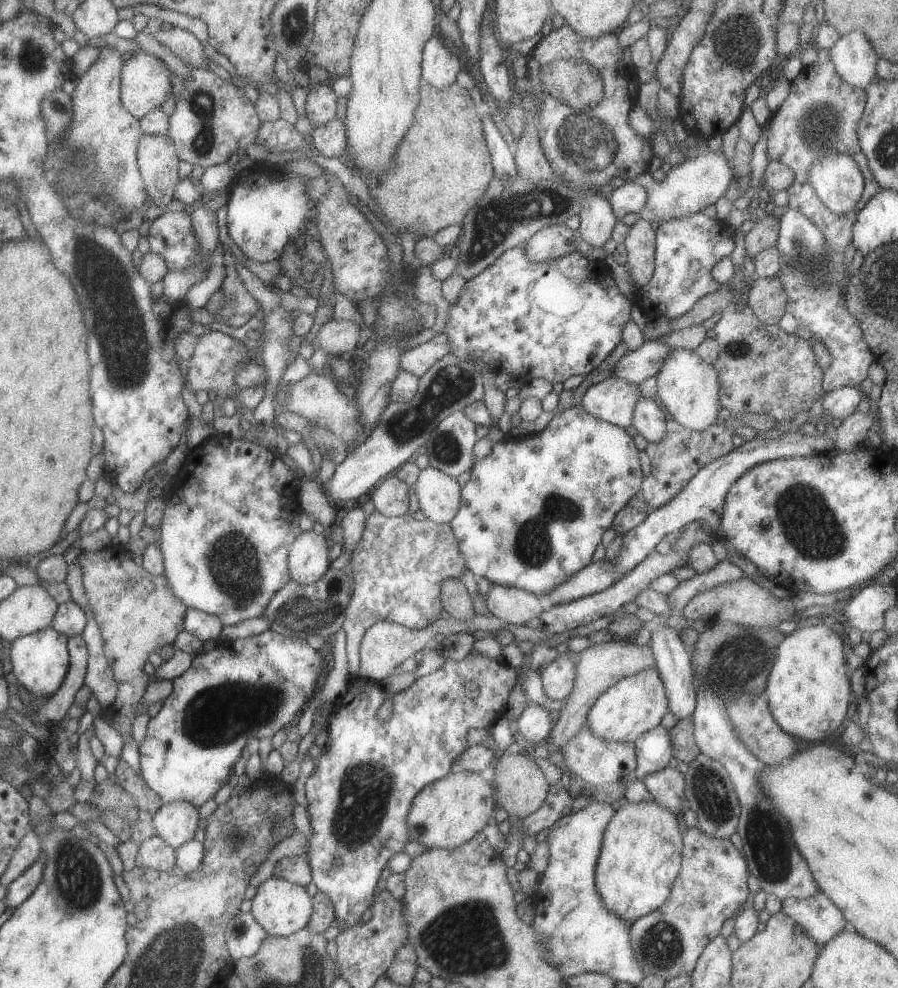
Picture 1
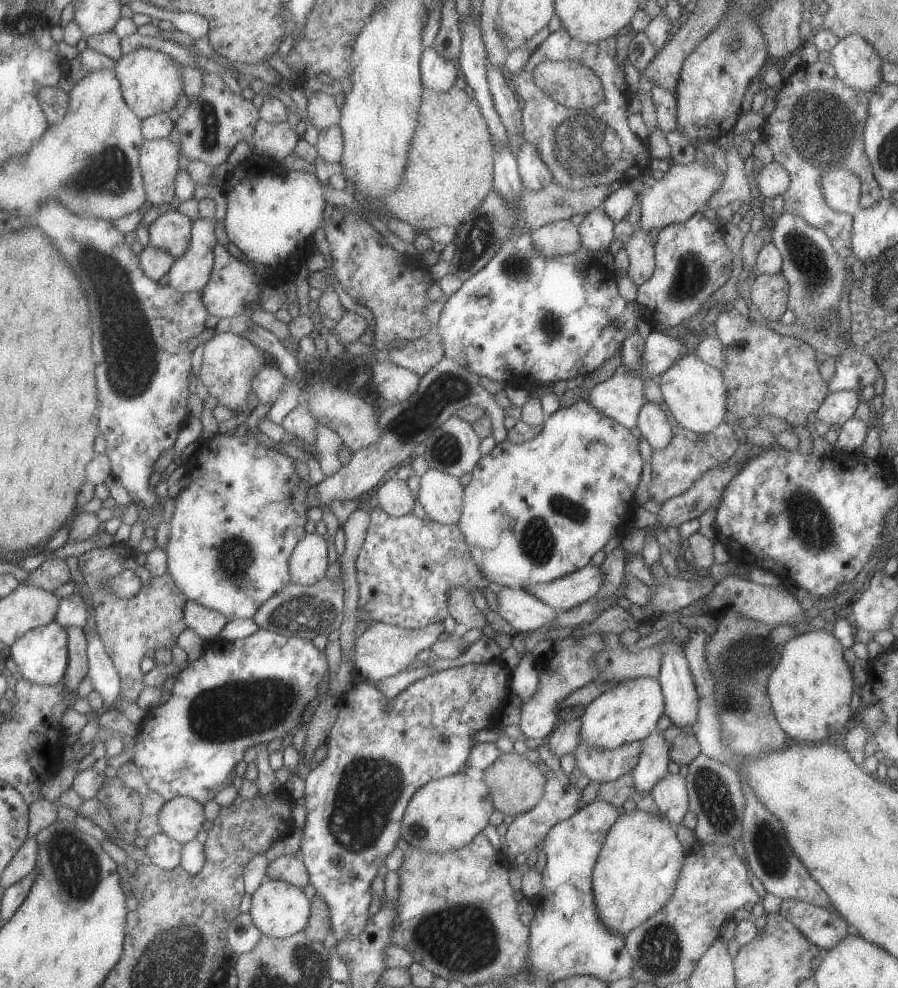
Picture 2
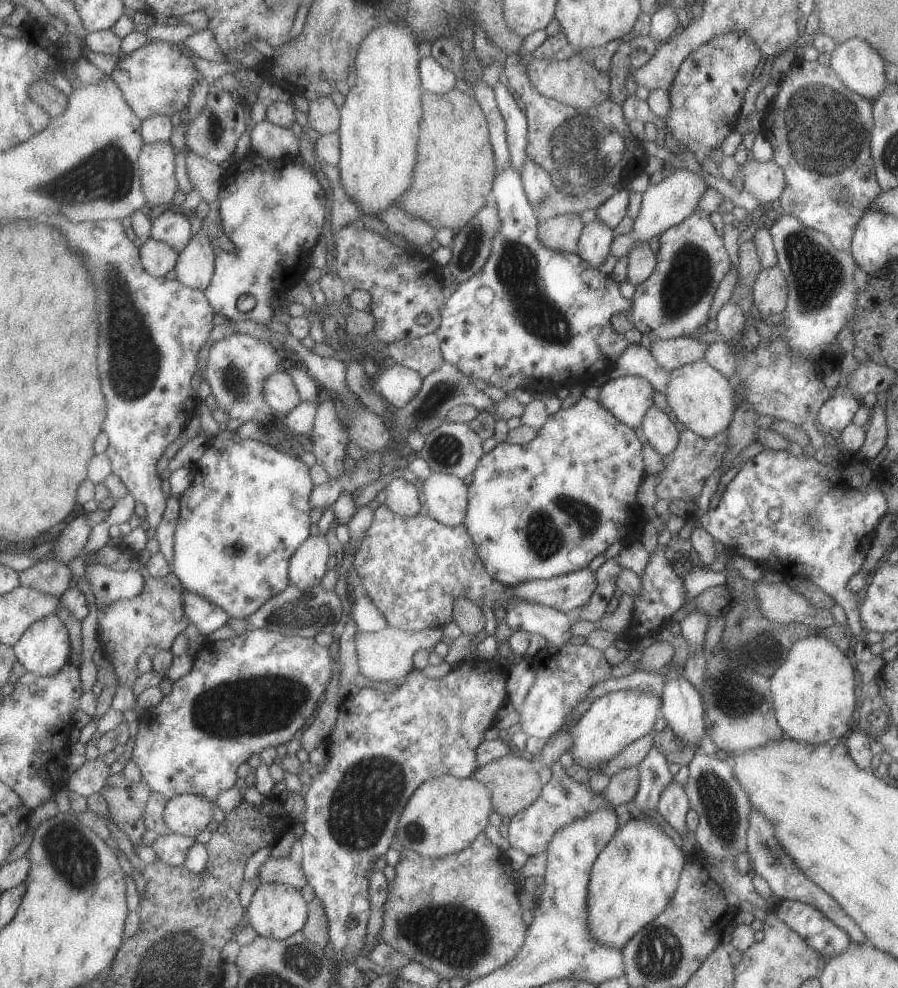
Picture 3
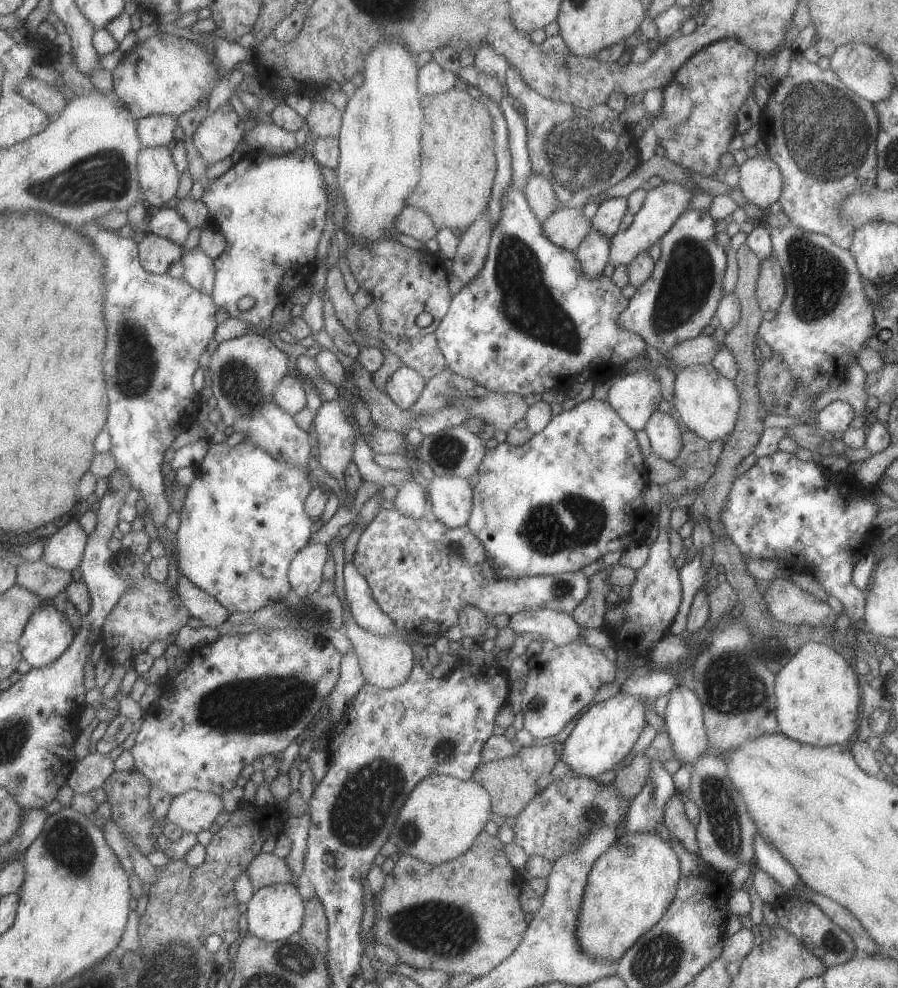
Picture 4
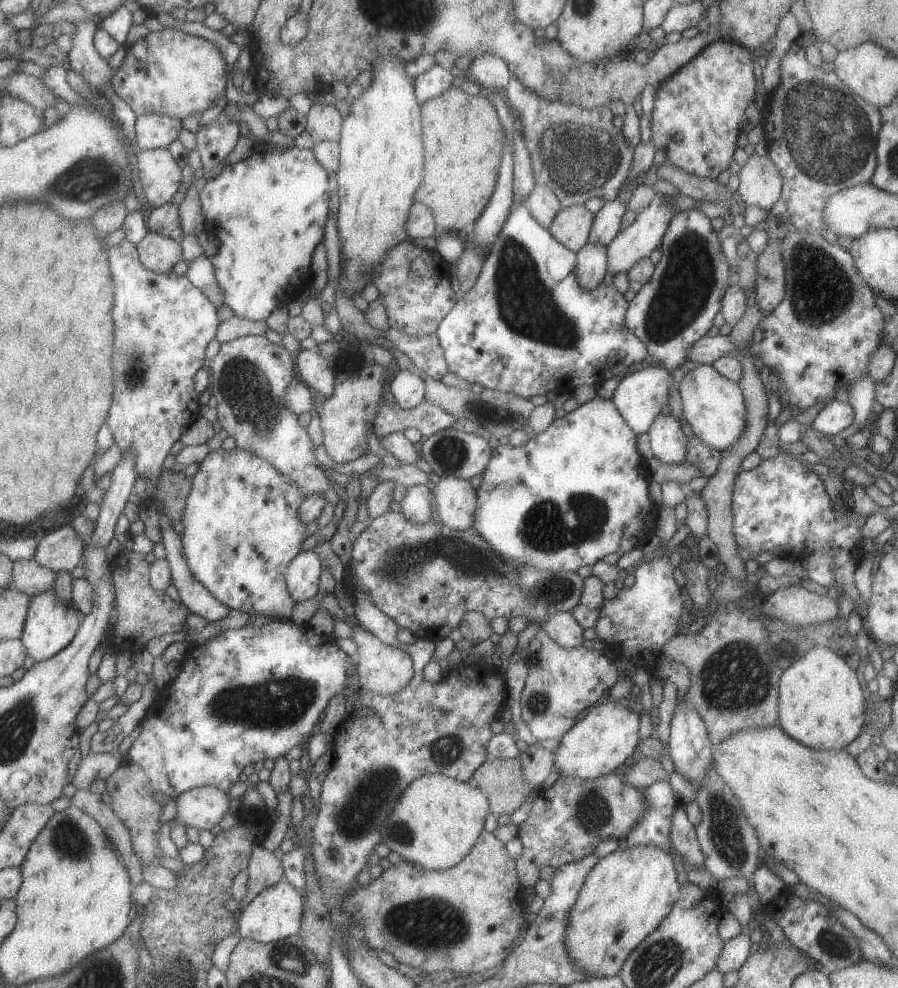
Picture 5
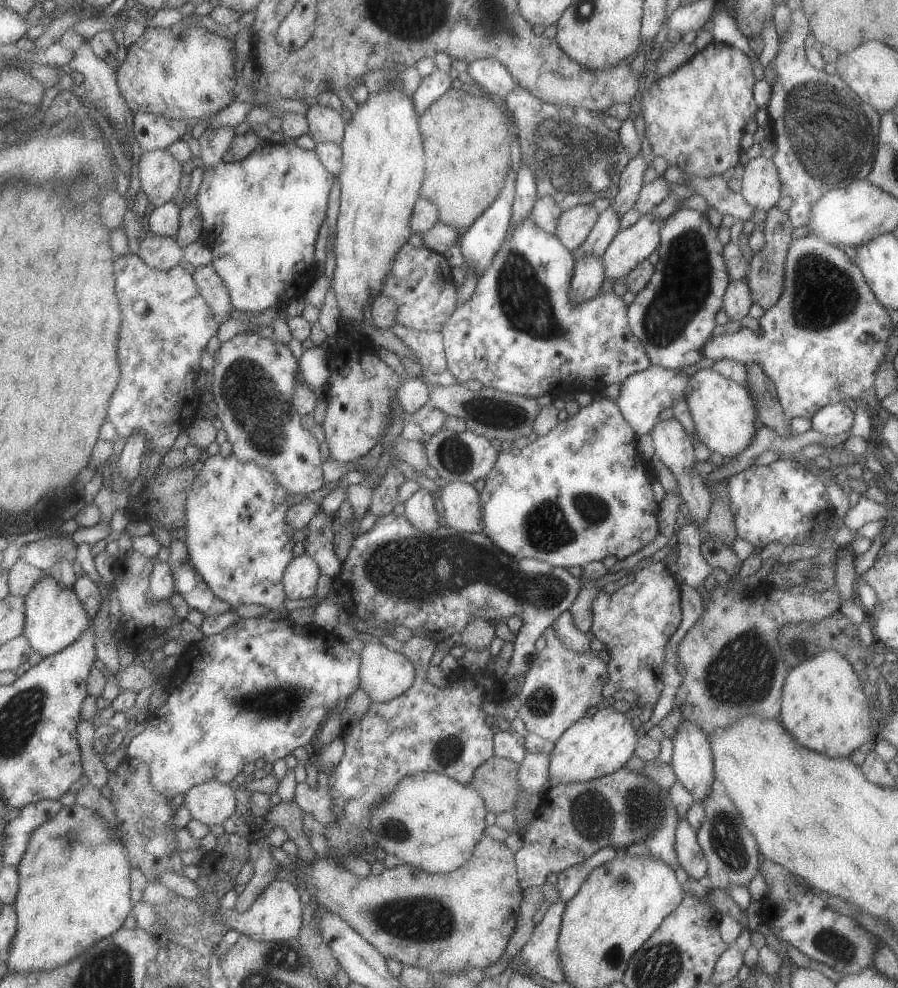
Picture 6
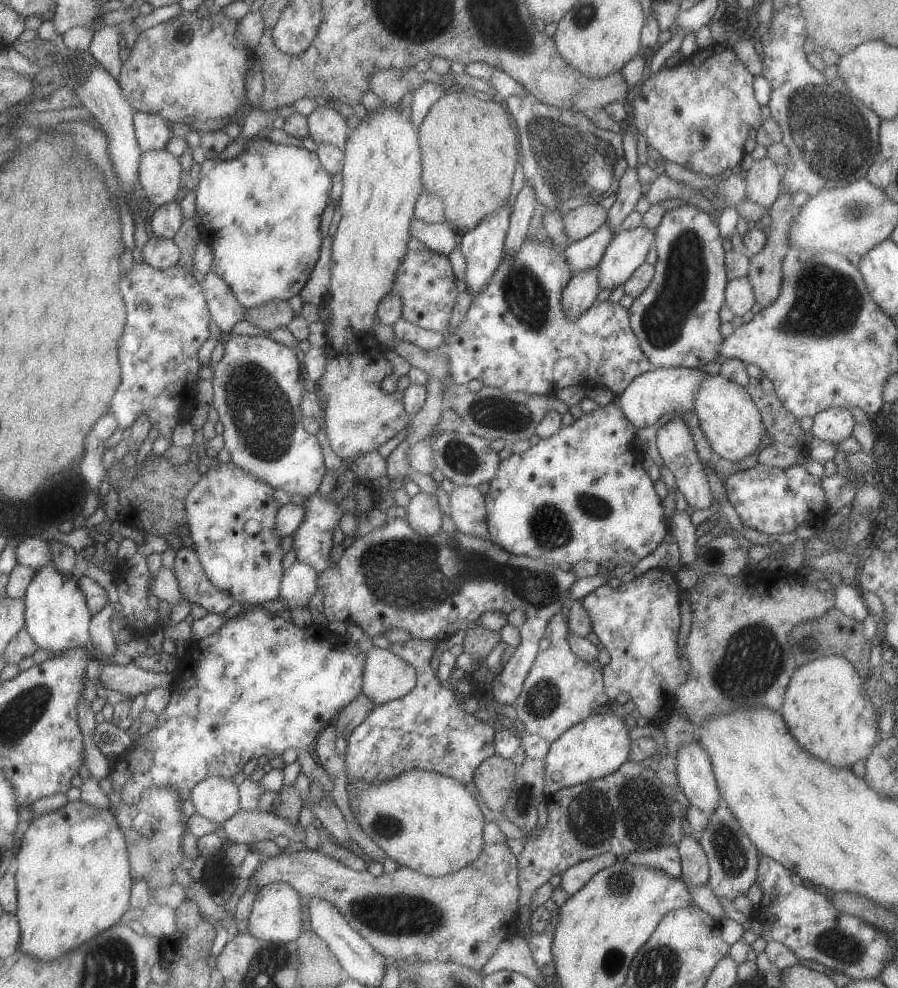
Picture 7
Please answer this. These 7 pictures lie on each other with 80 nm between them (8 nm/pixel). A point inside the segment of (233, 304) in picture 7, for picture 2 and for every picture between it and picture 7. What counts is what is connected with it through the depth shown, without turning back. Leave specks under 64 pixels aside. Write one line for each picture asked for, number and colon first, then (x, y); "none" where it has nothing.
2: (190, 272)
3: (194, 267)
4: (198, 271)
5: (200, 272)
6: (210, 286)

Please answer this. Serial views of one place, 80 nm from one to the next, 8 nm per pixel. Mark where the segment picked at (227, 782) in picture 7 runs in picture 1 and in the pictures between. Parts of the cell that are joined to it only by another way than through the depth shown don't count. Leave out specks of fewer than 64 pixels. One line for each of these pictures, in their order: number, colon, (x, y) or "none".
1: (175, 822)
2: (181, 817)
3: (186, 814)
4: (193, 811)
5: (201, 808)
6: (211, 802)

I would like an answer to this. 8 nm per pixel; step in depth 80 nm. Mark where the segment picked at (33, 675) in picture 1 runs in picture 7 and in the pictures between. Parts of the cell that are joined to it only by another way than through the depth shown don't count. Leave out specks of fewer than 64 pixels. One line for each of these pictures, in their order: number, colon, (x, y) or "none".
2: (41, 655)
3: (44, 649)
4: (48, 634)
5: (51, 625)
6: (54, 618)
7: (56, 616)

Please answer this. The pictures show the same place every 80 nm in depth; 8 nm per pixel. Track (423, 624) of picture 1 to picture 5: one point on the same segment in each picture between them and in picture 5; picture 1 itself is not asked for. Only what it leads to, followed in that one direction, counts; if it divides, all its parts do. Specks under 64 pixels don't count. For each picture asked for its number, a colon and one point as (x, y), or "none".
2: (405, 566)
3: (411, 568)
4: (420, 573)
5: (424, 577)

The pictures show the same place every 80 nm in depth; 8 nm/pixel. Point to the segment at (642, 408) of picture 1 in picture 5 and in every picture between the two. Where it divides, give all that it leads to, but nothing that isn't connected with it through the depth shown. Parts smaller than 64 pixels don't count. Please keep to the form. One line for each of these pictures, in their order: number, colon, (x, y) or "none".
2: (652, 422)
3: (659, 431)
4: (664, 437)
5: (667, 441)

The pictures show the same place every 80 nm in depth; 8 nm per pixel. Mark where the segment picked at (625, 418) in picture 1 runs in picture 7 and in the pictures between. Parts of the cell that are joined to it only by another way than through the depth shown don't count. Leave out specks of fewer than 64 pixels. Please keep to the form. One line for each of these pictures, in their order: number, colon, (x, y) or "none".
2: (620, 397)
3: (626, 398)
4: (636, 396)
5: (639, 397)
6: (643, 395)
7: (662, 390)

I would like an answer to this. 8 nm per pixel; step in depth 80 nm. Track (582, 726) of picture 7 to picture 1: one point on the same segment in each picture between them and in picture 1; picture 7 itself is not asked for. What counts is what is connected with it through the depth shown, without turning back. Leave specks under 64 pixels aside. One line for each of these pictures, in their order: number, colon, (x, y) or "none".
1: (637, 703)
2: (627, 712)
3: (613, 721)
4: (603, 736)
5: (602, 740)
6: (594, 746)

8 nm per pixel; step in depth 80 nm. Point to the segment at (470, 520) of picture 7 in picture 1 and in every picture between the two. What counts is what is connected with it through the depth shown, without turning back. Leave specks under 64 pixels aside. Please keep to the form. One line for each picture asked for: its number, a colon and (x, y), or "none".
1: (437, 494)
2: (441, 495)
3: (444, 496)
4: (449, 500)
5: (453, 499)
6: (459, 505)

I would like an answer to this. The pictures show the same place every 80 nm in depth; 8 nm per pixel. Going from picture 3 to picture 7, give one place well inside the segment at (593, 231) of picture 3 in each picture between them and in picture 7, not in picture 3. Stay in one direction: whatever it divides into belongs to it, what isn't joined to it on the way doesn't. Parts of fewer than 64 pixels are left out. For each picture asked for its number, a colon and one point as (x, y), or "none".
4: (593, 251)
5: (591, 259)
6: (587, 274)
7: (579, 293)

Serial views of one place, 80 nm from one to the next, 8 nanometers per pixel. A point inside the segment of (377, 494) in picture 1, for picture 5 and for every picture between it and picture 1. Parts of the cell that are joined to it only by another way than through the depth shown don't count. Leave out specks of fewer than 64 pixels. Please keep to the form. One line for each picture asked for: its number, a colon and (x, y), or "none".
2: (393, 496)
3: (402, 498)
4: (410, 500)
5: (416, 506)

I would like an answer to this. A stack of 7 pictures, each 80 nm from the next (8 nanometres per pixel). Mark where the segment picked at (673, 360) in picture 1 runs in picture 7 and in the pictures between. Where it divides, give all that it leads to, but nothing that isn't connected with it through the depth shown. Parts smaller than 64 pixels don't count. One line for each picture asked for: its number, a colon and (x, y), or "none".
2: (693, 391)
3: (700, 398)
4: (707, 403)
5: (713, 406)
6: (723, 412)
7: (731, 422)

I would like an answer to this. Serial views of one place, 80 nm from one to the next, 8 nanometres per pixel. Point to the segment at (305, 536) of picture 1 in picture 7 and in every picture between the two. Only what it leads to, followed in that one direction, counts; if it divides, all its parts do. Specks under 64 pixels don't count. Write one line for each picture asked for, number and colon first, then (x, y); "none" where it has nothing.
2: (308, 561)
3: (306, 568)
4: (304, 573)
5: (302, 574)
6: (299, 579)
7: (299, 581)

